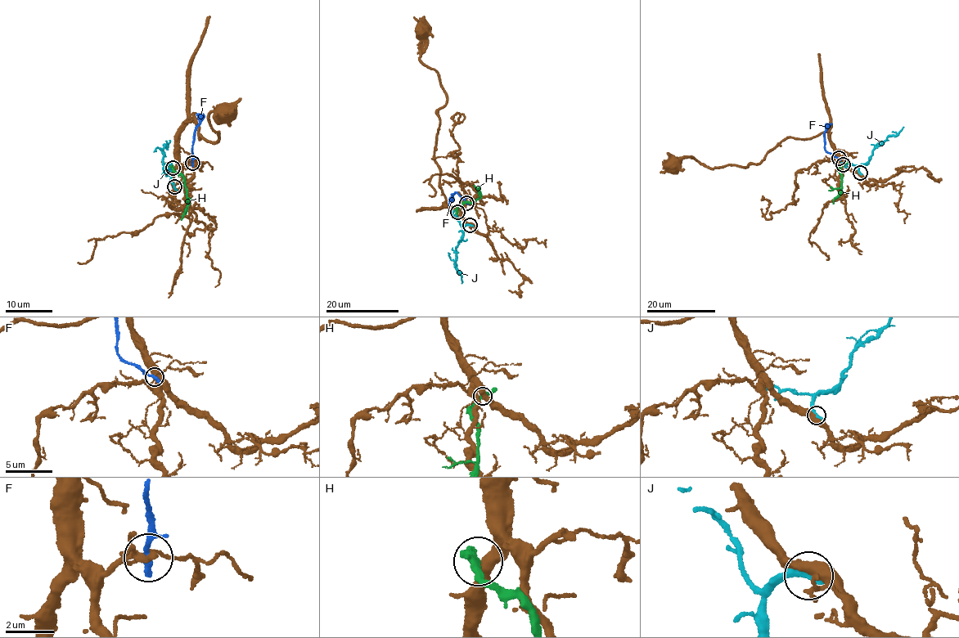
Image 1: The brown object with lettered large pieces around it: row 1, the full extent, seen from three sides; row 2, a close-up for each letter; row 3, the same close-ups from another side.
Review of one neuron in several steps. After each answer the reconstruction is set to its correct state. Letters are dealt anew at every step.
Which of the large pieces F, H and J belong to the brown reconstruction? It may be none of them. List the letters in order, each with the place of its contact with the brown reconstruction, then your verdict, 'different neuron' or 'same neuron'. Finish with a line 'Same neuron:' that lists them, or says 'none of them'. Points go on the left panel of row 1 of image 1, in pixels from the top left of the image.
F: contact (192, 163); different neuron
H: contact (173, 168); different neuron
J: contact (174, 186); different neuron
Same neuron: none of them

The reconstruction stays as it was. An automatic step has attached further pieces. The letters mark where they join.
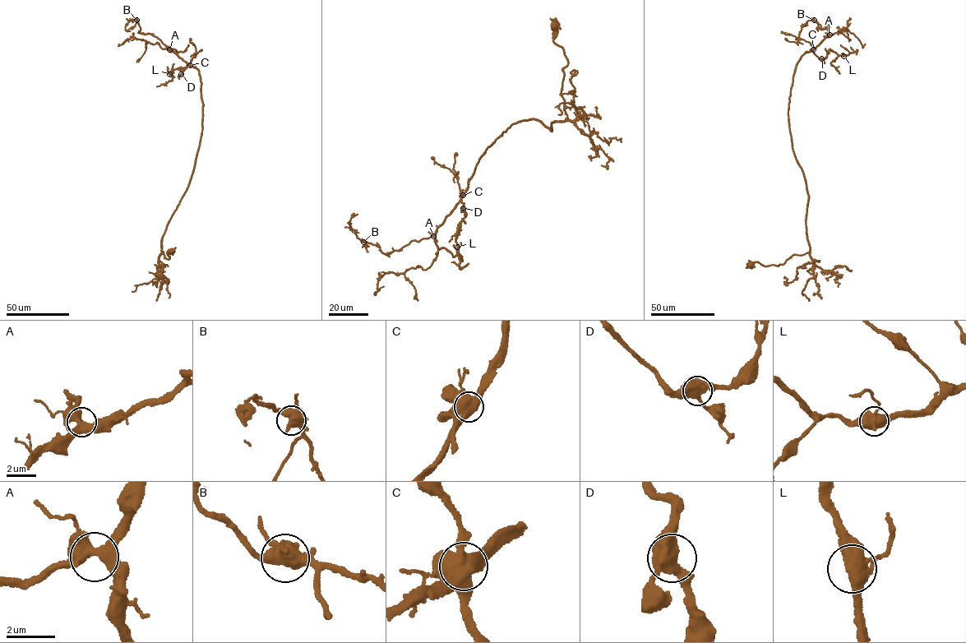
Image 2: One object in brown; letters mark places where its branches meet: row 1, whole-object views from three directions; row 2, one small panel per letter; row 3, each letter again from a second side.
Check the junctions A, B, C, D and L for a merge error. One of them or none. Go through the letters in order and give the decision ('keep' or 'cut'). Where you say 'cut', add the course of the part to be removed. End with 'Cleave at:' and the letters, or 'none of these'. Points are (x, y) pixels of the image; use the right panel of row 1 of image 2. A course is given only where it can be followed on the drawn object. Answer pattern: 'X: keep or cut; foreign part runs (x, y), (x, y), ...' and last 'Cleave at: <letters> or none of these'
A: keep
B: keep
C: cut; foreign part runs (813, 49), (820, 58), (824, 58), (829, 49), (837, 53), (838, 56), (830, 63), (839, 73)
D: keep
L: keep
Cleave at: C

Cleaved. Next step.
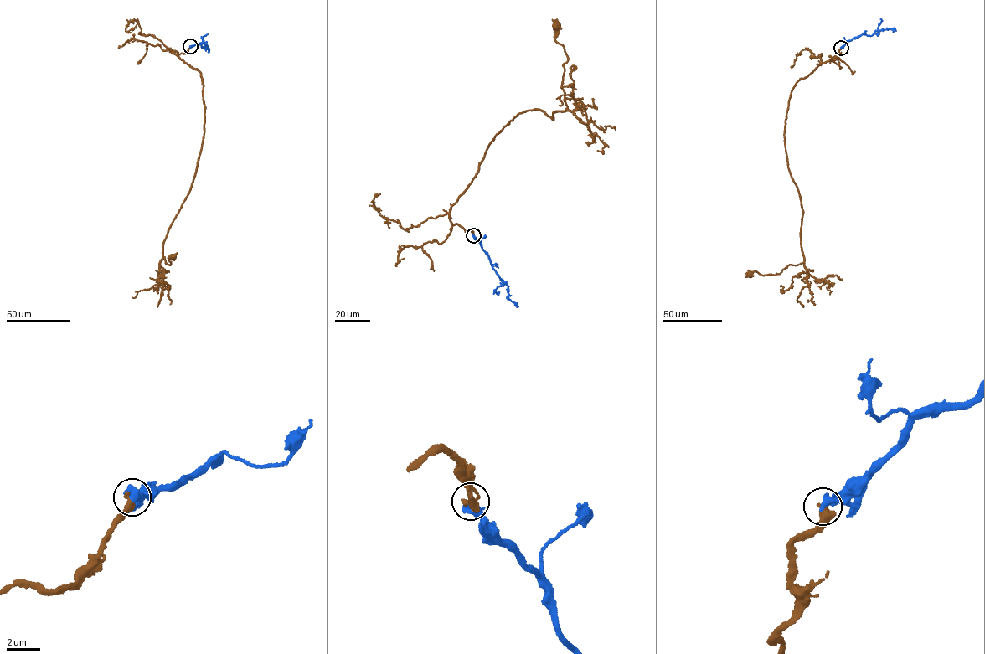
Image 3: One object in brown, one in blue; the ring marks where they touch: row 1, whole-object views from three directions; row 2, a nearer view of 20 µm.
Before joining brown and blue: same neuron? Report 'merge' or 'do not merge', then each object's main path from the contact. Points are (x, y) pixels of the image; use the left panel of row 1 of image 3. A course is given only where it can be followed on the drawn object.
do not merge; course brown (190, 46), (171, 52), (200, 73), (204, 134), (192, 187), (163, 243), (162, 260), (169, 265), (173, 256); course blue (190, 46), (202, 43), (202, 47), (208, 46), (205, 47), (208, 52)

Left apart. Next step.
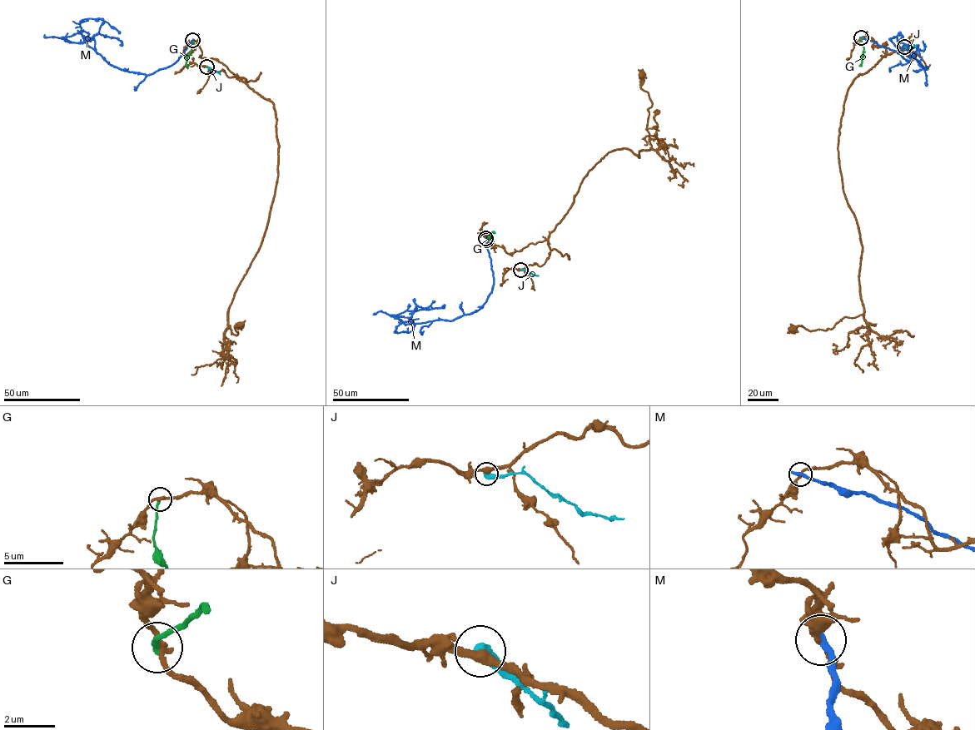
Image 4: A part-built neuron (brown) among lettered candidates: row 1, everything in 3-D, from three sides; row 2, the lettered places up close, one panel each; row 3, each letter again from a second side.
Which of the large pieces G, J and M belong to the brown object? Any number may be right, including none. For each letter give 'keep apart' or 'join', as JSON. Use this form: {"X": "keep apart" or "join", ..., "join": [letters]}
{"G": "keep apart", "J": "keep apart", "M": "keep apart", "join": []}

